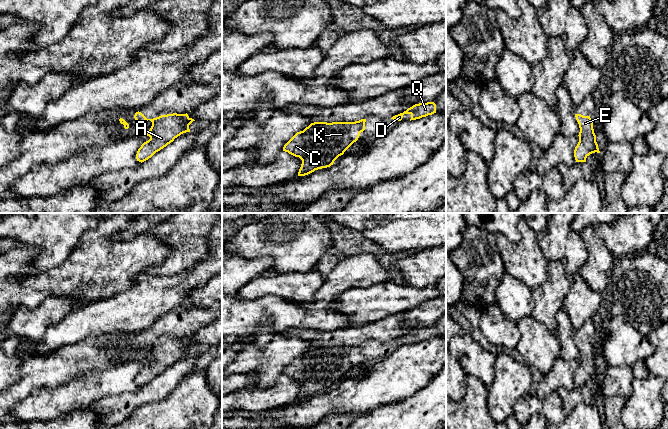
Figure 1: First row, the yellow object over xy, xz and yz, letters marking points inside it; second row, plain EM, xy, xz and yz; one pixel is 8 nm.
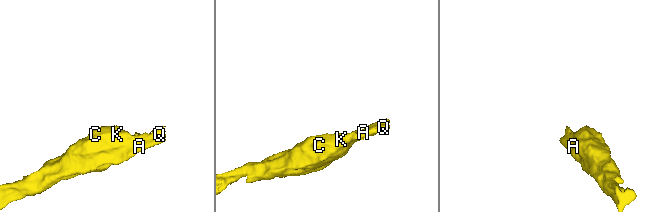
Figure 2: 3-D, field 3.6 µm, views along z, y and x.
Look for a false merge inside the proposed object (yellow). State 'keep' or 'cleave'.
keep

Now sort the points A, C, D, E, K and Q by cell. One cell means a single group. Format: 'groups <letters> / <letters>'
groups A C D E K Q

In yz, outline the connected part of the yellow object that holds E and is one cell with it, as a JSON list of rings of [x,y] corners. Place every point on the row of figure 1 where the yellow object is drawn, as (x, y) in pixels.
[[[575,114],[579,124],[579,142],[574,150],[576,162],[586,162],[586,158],[592,153],[600,153],[593,129],[593,121],[590,116]]]

